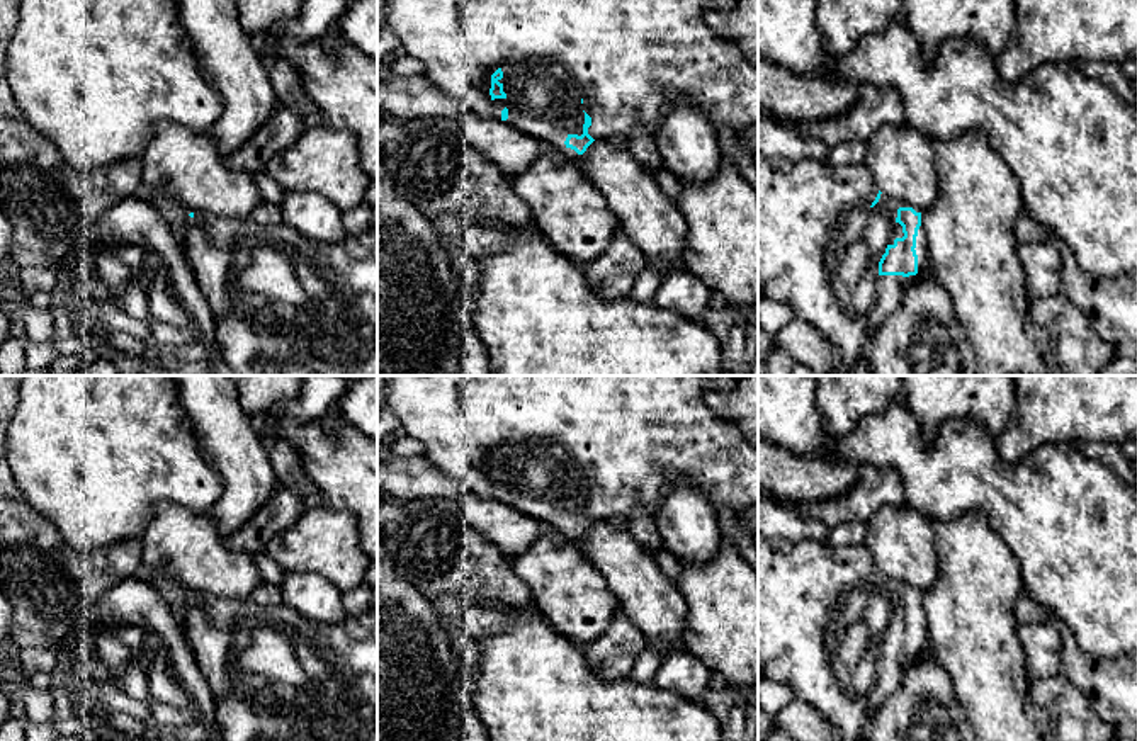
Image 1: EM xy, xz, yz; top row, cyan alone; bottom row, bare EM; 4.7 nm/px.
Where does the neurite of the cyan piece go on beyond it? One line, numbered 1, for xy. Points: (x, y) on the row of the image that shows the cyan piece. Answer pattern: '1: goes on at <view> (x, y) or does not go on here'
1: does not go on here

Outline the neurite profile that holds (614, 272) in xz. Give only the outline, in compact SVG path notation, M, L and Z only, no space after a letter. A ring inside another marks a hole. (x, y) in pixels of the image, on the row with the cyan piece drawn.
M622 228L615 231L608 248L598 258L583 263L588 284L605 299L629 297L646 265L644 252Z

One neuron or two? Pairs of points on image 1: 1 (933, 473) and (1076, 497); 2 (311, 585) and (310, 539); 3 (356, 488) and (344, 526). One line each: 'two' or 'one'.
1: one
2: two
3: two

